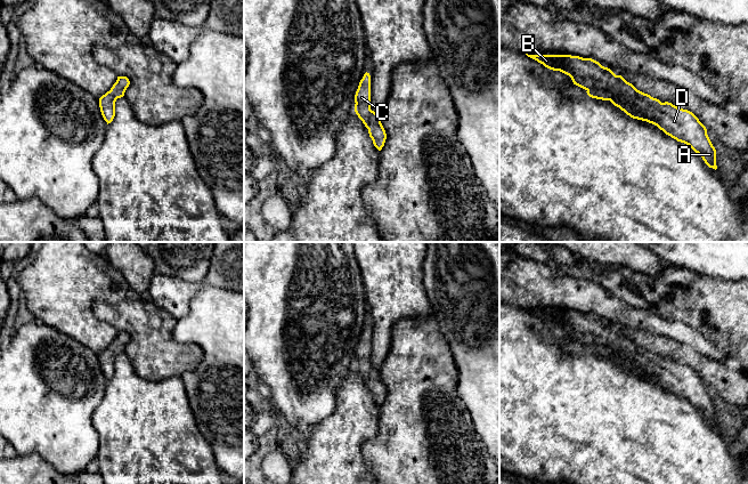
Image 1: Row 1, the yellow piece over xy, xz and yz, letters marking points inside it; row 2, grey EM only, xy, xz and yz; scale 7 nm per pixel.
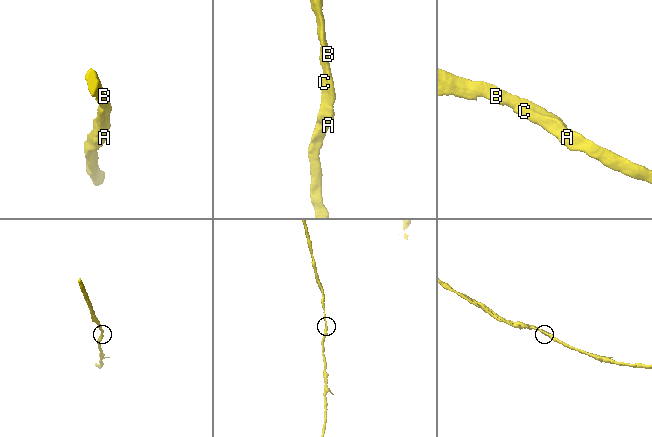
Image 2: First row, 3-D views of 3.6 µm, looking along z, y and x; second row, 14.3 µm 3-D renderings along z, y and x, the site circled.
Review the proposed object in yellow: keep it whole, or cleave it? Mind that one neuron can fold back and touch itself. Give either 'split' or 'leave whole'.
leave whole

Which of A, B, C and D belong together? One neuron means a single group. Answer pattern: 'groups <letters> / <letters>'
groups A B C D

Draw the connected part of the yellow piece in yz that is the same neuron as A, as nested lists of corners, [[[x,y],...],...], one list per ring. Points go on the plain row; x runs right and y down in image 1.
[[[526,310],[550,325],[569,331],[574,340],[585,345],[590,353],[610,356],[631,373],[657,381],[666,390],[689,401],[709,424],[717,425],[716,405],[706,382],[692,368],[668,357],[661,358],[637,346],[621,331],[616,331],[592,314],[571,310]]]

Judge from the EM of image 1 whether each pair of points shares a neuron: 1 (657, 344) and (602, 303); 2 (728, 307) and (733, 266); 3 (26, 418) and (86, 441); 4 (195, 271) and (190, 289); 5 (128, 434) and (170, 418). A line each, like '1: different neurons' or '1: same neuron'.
1: different neurons
2: different neurons
3: same neuron
4: different neurons
5: same neuron

